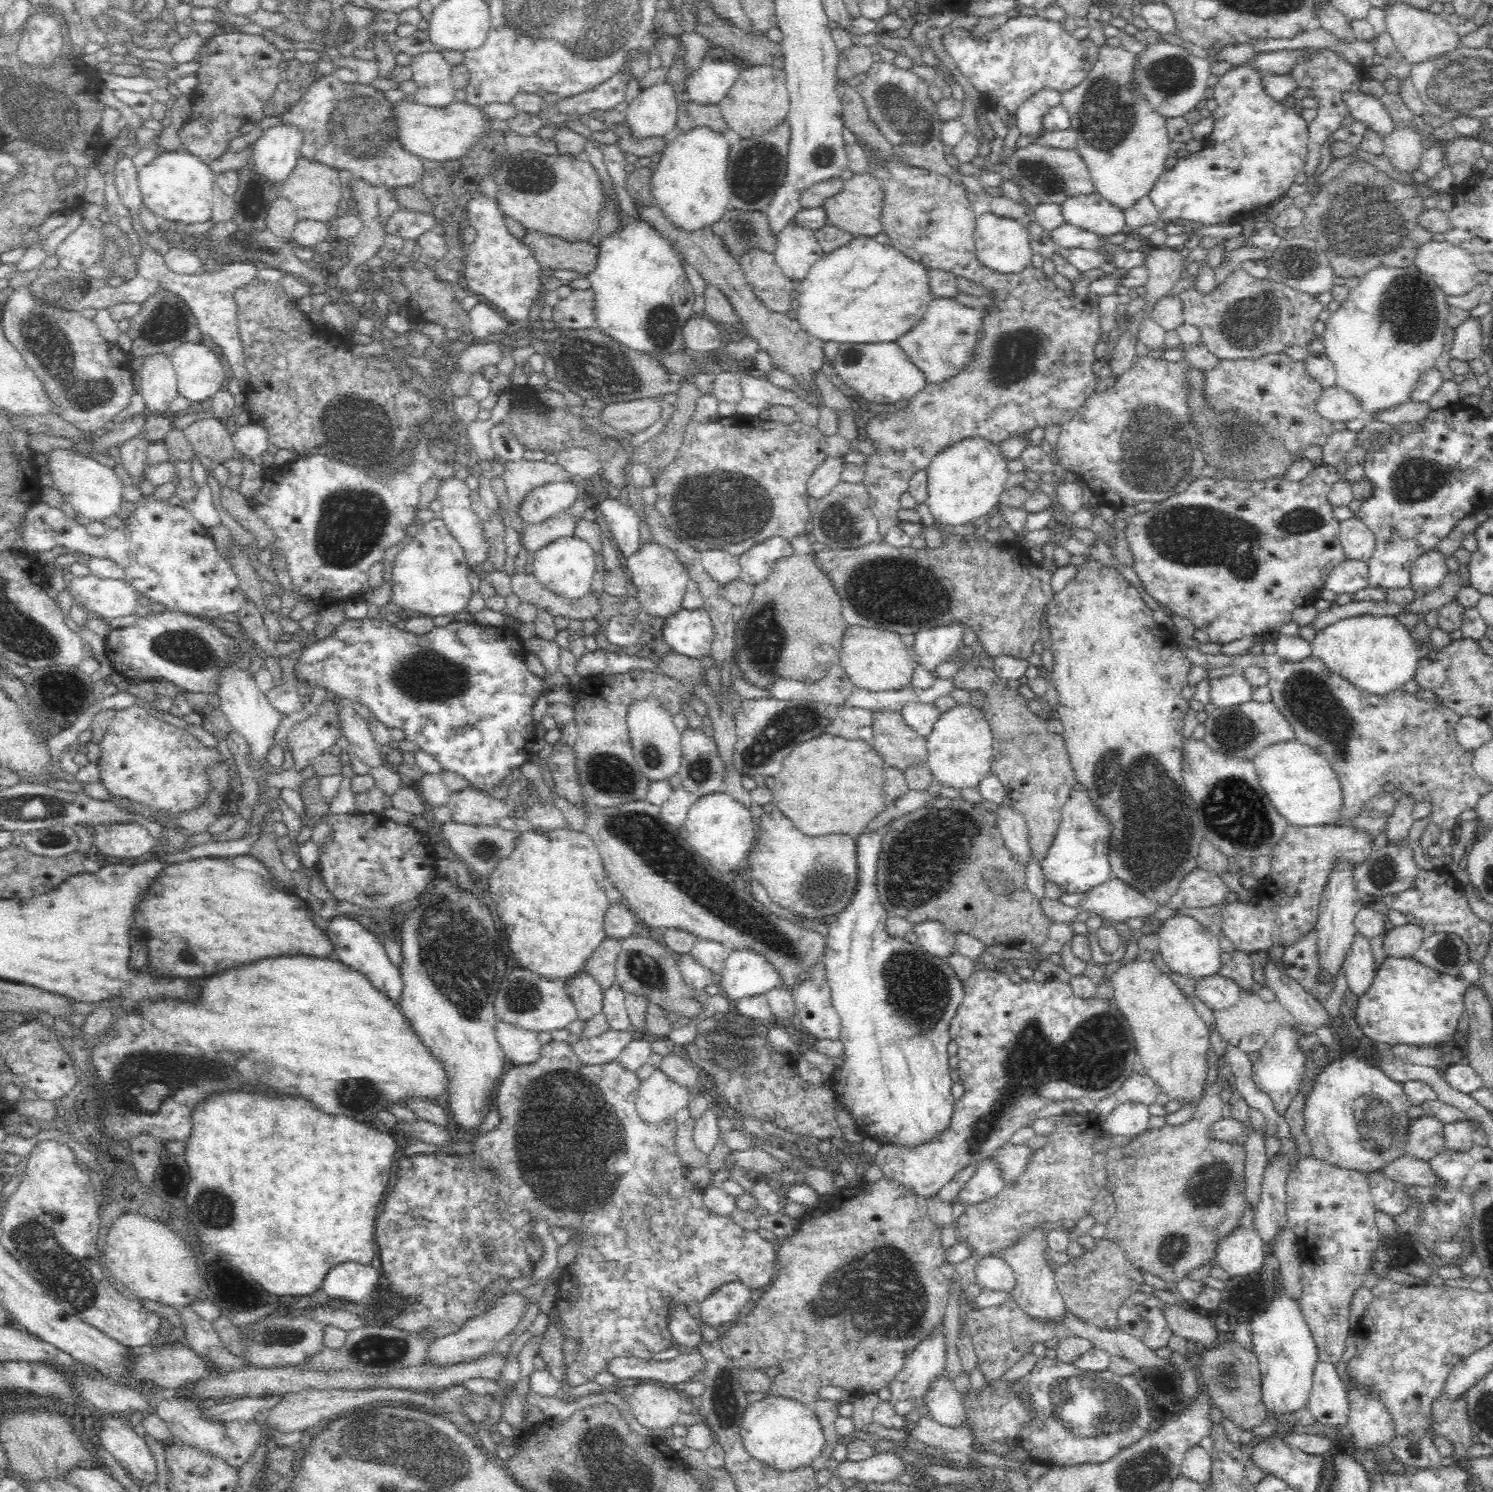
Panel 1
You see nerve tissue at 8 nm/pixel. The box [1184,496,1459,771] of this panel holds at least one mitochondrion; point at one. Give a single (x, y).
(1308, 700)

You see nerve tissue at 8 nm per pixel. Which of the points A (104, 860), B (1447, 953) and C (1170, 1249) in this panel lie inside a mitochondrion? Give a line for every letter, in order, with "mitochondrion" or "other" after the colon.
A: other
B: mitochondrion
C: mitochondrion

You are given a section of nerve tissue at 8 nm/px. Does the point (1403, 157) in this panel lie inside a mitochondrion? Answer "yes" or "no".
no

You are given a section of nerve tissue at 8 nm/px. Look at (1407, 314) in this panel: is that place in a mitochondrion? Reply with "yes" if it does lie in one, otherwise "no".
yes

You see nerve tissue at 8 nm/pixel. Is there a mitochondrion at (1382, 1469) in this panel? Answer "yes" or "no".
no

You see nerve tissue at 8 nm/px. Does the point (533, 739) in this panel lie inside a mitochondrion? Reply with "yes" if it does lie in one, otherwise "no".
no

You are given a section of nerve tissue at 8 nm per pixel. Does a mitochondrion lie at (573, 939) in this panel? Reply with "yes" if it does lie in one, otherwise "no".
no

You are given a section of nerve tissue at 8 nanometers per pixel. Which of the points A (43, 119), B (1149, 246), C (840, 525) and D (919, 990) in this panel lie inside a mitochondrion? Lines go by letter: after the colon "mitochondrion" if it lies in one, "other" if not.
A: mitochondrion
B: other
C: mitochondrion
D: mitochondrion

